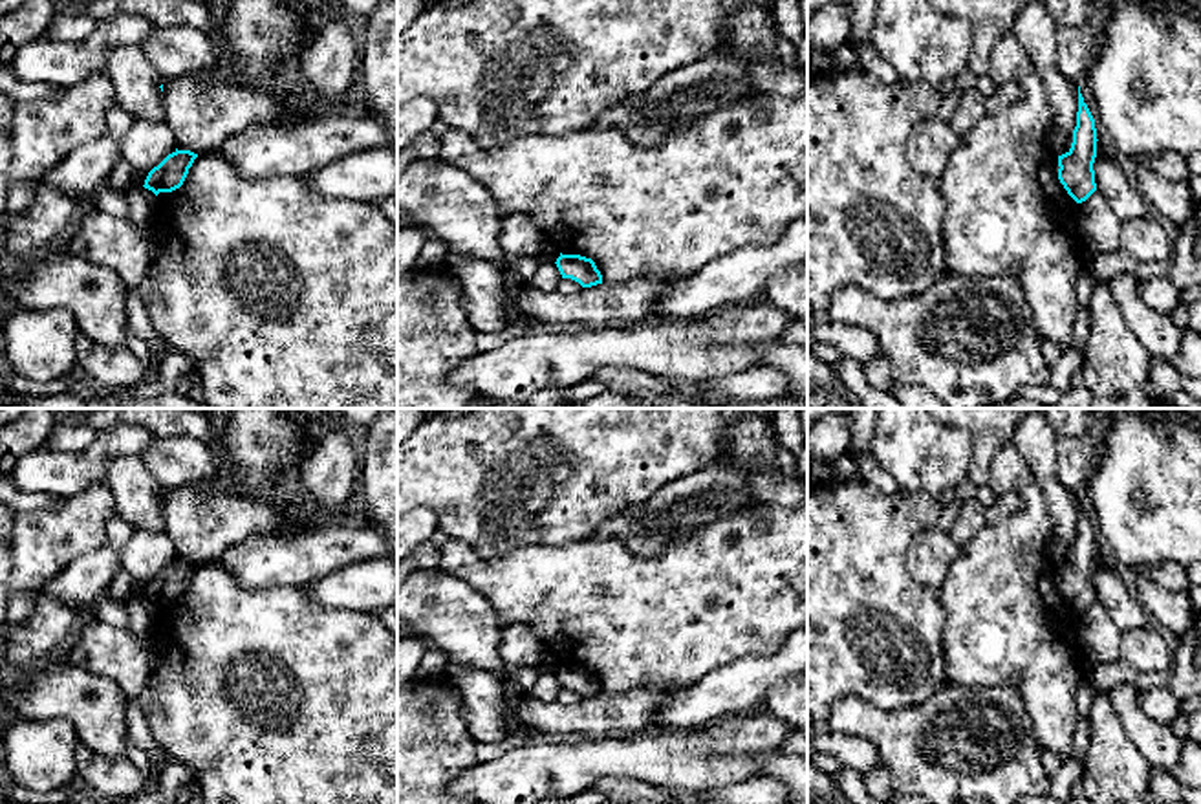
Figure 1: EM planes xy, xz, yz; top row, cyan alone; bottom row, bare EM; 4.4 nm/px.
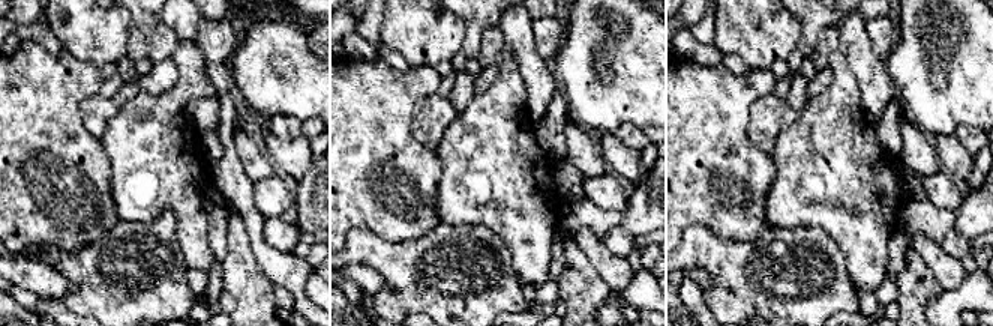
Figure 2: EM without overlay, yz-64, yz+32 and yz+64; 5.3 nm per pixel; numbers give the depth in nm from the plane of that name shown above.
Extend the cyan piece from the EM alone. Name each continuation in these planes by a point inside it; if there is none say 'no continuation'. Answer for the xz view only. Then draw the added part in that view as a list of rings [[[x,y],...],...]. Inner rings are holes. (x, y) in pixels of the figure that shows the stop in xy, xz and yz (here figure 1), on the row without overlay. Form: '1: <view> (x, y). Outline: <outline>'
no continuation

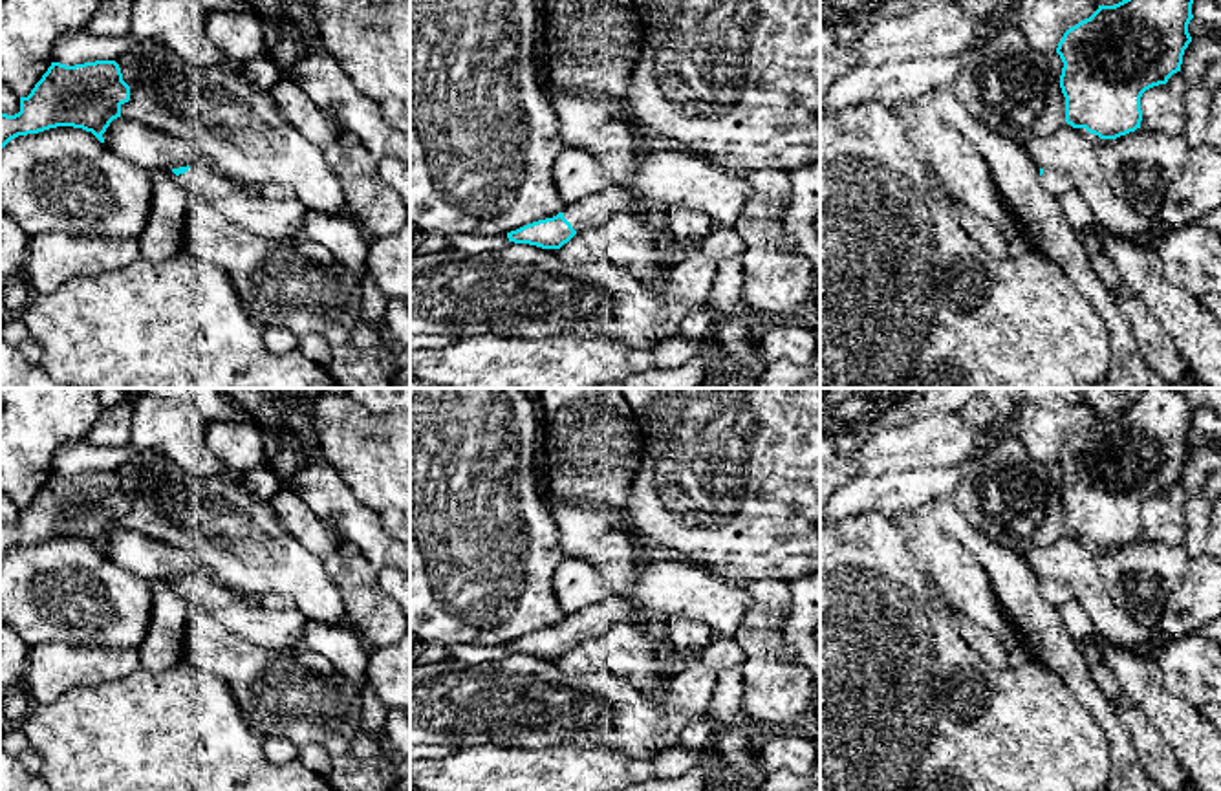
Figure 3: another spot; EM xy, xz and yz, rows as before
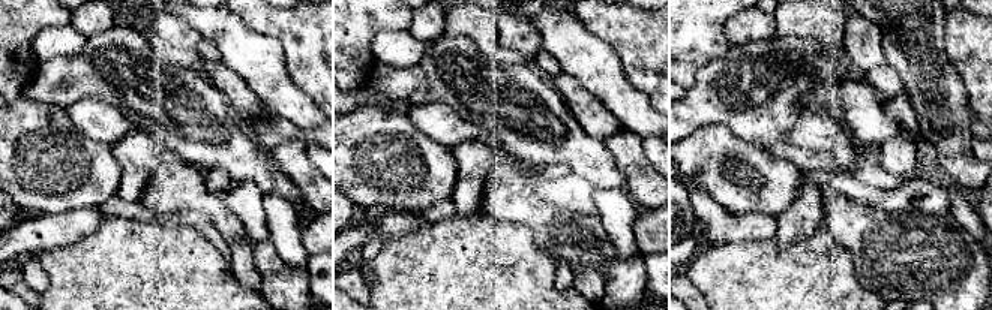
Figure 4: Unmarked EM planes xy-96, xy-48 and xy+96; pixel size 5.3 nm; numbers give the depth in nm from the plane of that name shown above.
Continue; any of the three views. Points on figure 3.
1: xz (615, 608). Outline: [[[613,591],[599,604],[566,615],[562,623],[577,643],[597,637],[619,623],[639,626],[648,635],[663,641],[663,628],[648,624],[628,595]]]

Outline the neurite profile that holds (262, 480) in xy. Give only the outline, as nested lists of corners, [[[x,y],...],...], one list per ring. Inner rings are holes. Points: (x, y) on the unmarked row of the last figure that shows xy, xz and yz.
[[[265,463],[240,476],[240,480],[247,491],[267,502],[282,489],[276,474]]]

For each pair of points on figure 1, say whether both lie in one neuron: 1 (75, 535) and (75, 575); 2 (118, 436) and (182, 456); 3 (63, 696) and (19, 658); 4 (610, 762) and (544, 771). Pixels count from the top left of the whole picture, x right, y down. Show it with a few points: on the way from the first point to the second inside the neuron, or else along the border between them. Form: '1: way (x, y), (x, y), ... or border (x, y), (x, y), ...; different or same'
1: border (105, 544), (75, 557), (44, 586); different
2: border (154, 436), (140, 455); different
3: border (54, 656), (19, 676); different
4: way (594, 762), (561, 770); same

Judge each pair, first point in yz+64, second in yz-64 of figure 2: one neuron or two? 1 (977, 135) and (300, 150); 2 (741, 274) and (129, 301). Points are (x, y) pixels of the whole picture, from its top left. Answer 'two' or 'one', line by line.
1: two
2: one

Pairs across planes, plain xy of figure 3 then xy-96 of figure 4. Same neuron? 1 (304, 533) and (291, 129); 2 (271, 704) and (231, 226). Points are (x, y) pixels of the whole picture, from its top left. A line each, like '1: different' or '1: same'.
1: same
2: same

